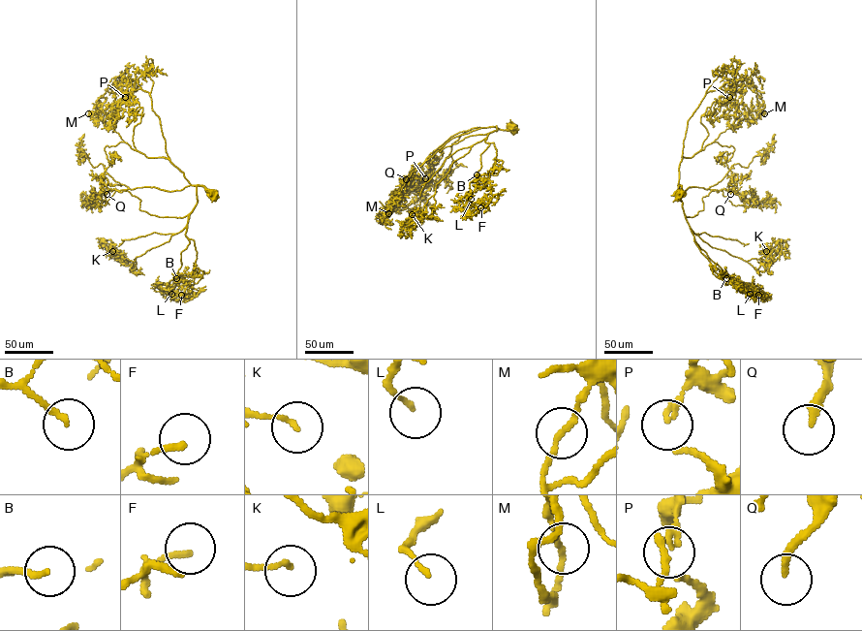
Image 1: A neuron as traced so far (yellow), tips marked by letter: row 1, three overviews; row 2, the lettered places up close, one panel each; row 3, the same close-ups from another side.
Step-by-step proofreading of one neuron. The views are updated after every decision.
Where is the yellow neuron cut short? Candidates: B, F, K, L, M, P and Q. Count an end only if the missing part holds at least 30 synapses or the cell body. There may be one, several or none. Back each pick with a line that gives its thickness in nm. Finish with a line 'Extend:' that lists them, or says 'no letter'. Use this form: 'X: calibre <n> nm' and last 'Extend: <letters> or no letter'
L: calibre 130 nm
Q: calibre 220 nm
Extend: L, Q

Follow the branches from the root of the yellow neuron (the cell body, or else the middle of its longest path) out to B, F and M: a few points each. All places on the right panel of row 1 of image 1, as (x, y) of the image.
B: (678, 194), (681, 186), (678, 186), (677, 195), (694, 240), (723, 269), (726, 278)
F: (678, 194), (681, 186), (678, 196), (699, 246), (732, 279), (765, 294), (758, 295)
M: (678, 194), (681, 190), (679, 166), (683, 157), (692, 157), (703, 150), (742, 113), (759, 110), (764, 113)

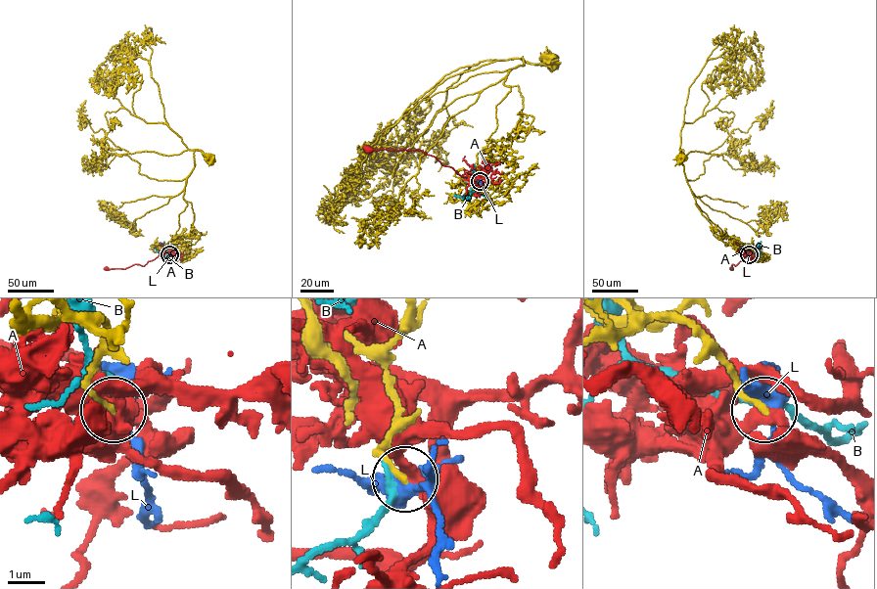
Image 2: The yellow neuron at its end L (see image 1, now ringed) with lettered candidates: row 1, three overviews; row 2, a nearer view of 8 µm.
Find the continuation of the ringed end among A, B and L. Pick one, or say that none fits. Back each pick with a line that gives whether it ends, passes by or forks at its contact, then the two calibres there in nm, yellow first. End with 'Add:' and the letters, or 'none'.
Add: none

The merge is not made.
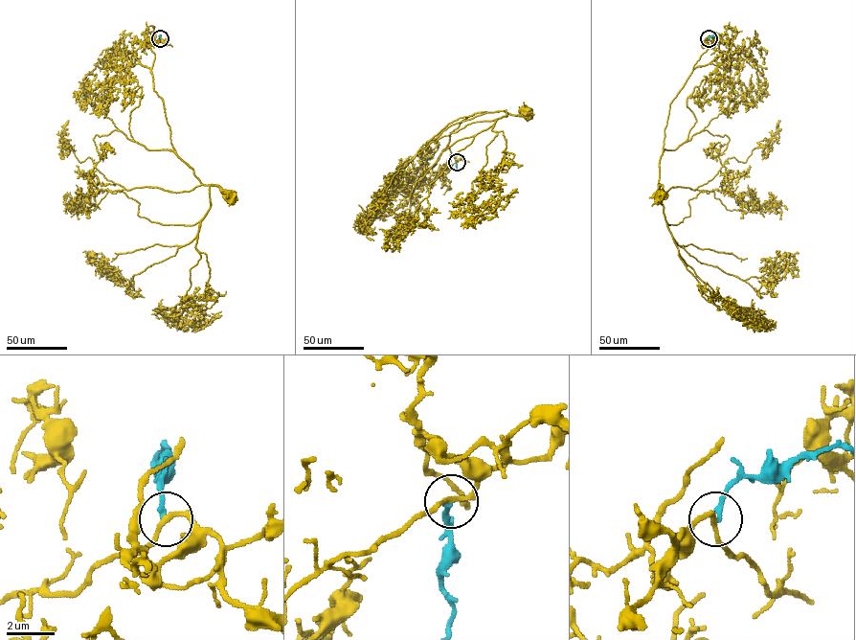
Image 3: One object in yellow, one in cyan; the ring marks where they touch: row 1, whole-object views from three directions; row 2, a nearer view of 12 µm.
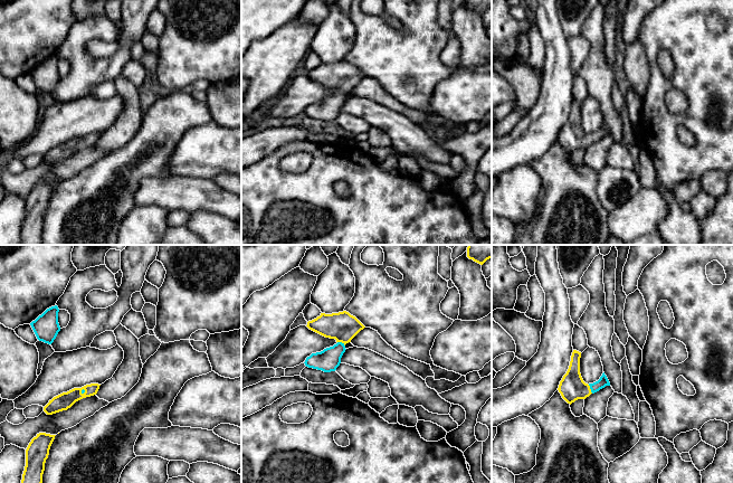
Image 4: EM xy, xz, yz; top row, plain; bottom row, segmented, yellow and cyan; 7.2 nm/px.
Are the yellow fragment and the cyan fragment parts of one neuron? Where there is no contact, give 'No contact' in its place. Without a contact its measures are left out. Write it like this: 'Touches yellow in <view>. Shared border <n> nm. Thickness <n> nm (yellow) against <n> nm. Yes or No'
Touches yellow in xz. Shared border 70 nm. Thickness 200 nm (yellow) against 160 nm. Yes

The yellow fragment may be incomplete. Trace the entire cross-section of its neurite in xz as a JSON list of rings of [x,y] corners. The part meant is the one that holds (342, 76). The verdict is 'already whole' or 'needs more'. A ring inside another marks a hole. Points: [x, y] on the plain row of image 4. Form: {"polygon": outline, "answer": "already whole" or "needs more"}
{"polygon": [[[346,60],[332,64],[321,63],[316,68],[308,70],[306,76],[325,87],[335,88],[337,92],[321,102],[312,103],[304,112],[306,116],[324,122],[336,120],[346,100],[345,94],[365,77]]], "answer": "needs more"}

